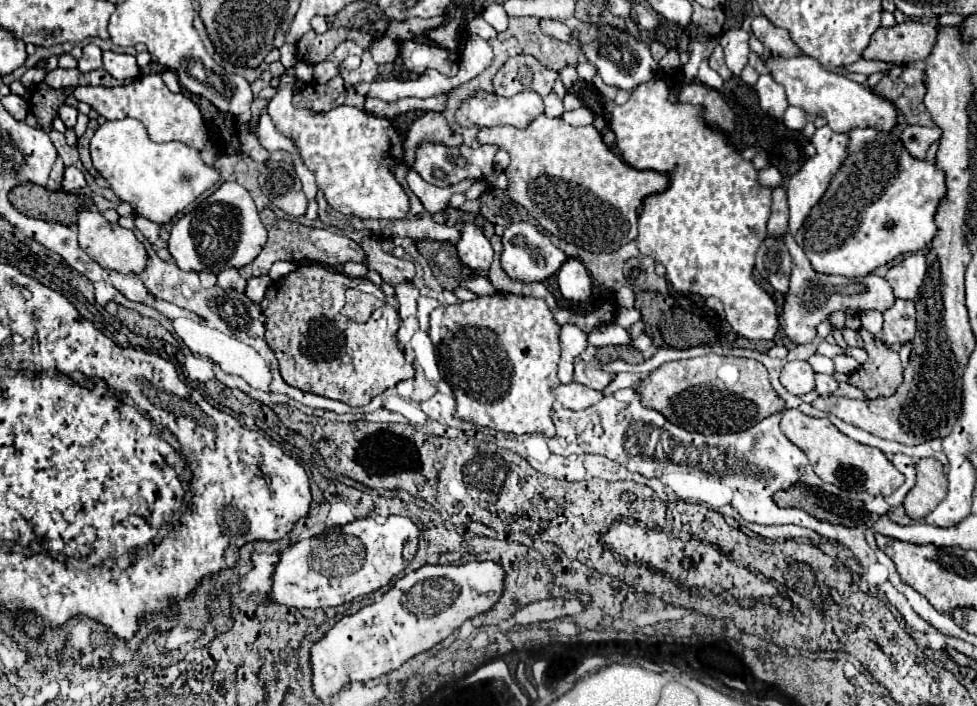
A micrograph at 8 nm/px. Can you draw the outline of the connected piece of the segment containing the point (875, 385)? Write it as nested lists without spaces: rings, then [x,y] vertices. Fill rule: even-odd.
[[[859,330],[865,352],[869,354],[867,362],[859,366],[855,374],[850,375],[849,384],[863,390],[865,398],[873,400],[881,396],[893,396],[903,382],[903,366],[899,354],[885,348],[879,338],[867,330]]]

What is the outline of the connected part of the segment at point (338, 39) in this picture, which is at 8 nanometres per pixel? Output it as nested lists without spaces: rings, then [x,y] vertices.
[[[329,28],[325,34],[311,30],[297,42],[297,58],[307,64],[323,62],[343,40],[347,40],[347,32],[343,28]]]

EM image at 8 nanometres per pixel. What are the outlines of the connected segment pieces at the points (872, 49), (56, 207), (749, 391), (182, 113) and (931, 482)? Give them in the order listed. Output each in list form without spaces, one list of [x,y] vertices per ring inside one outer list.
[[[907,20],[893,28],[877,28],[869,46],[863,52],[865,60],[883,60],[891,64],[921,62],[931,54],[935,46],[937,28]]]
[[[19,184],[9,194],[11,204],[25,216],[45,218],[47,222],[75,224],[77,212],[85,208],[85,200],[67,192],[49,192],[37,184]]]
[[[707,354],[665,362],[637,386],[641,404],[661,412],[669,422],[699,434],[741,432],[785,410],[785,402],[769,384],[767,368],[753,358]]]
[[[149,74],[133,80],[125,86],[103,88],[103,86],[77,86],[75,98],[79,102],[89,104],[97,110],[99,116],[107,120],[123,120],[123,118],[137,118],[147,128],[147,134],[153,142],[183,142],[195,150],[203,150],[209,141],[203,116],[199,116],[199,106],[187,98],[185,94],[173,94],[159,74]]]
[[[923,458],[917,462],[917,484],[905,498],[907,516],[921,520],[947,496],[947,476],[943,464],[935,458]]]

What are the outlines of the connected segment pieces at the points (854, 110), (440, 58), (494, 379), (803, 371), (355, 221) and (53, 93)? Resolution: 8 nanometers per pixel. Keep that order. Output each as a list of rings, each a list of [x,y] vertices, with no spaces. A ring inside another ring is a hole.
[[[775,56],[765,60],[765,64],[771,70],[771,76],[785,88],[787,102],[791,106],[805,110],[807,114],[823,116],[833,132],[849,134],[855,128],[875,128],[881,132],[891,132],[897,126],[899,110],[891,100],[871,92],[863,84],[857,84],[845,76],[825,70],[811,56],[797,56],[787,60],[781,56]]]
[[[413,40],[401,42],[401,58],[407,70],[415,74],[423,74],[427,68],[435,68],[443,74],[457,74],[459,68],[459,56],[437,44],[421,44]]]
[[[499,292],[497,296],[479,296],[473,302],[439,306],[431,314],[429,338],[435,346],[437,364],[443,372],[443,378],[455,394],[455,418],[501,432],[539,432],[545,436],[555,436],[551,420],[551,390],[559,386],[559,326],[555,324],[551,310],[541,298]]]
[[[787,362],[779,380],[793,396],[803,396],[815,388],[815,372],[807,362]]]
[[[317,194],[317,204],[319,204],[319,220],[329,224],[329,226],[335,226],[339,230],[361,230],[363,228],[363,222],[359,218],[347,218],[343,214],[339,214],[337,210],[333,210],[325,196],[323,194]]]
[[[41,82],[29,94],[29,108],[37,120],[37,126],[45,132],[51,130],[51,122],[57,118],[57,110],[65,102],[65,90],[55,90]]]

